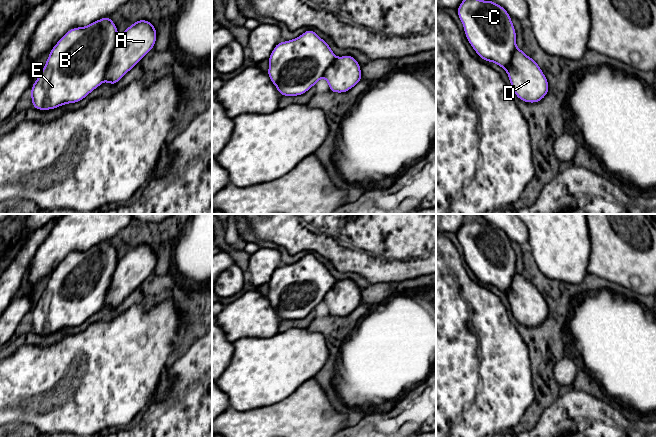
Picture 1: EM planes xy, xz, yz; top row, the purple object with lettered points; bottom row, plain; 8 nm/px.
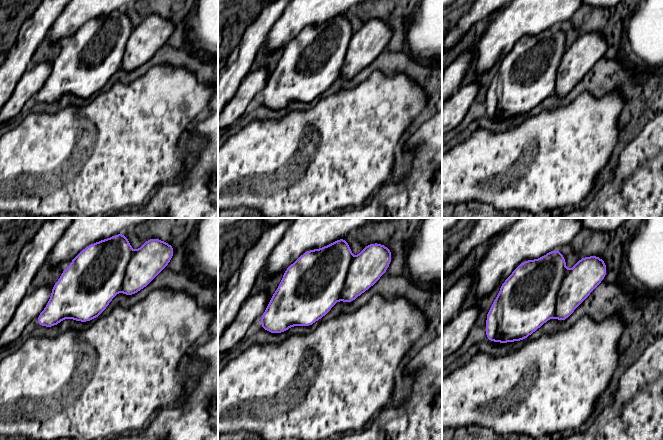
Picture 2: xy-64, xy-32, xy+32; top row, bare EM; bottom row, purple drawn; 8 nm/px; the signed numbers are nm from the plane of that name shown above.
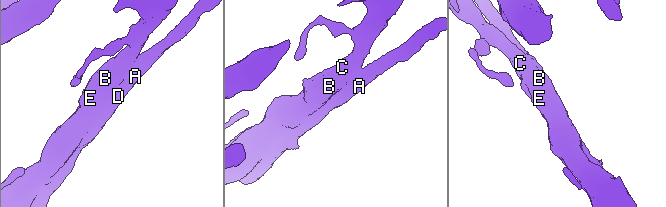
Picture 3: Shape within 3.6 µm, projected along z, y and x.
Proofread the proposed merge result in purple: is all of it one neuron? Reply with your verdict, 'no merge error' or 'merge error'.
merge error

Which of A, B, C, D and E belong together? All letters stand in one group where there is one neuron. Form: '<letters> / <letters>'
A D / B C E

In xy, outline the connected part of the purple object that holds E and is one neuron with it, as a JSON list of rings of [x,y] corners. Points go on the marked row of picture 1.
[[[110,16],[67,31],[51,49],[44,68],[32,84],[32,106],[36,110],[52,110],[83,100],[103,83],[117,40],[117,26]]]

